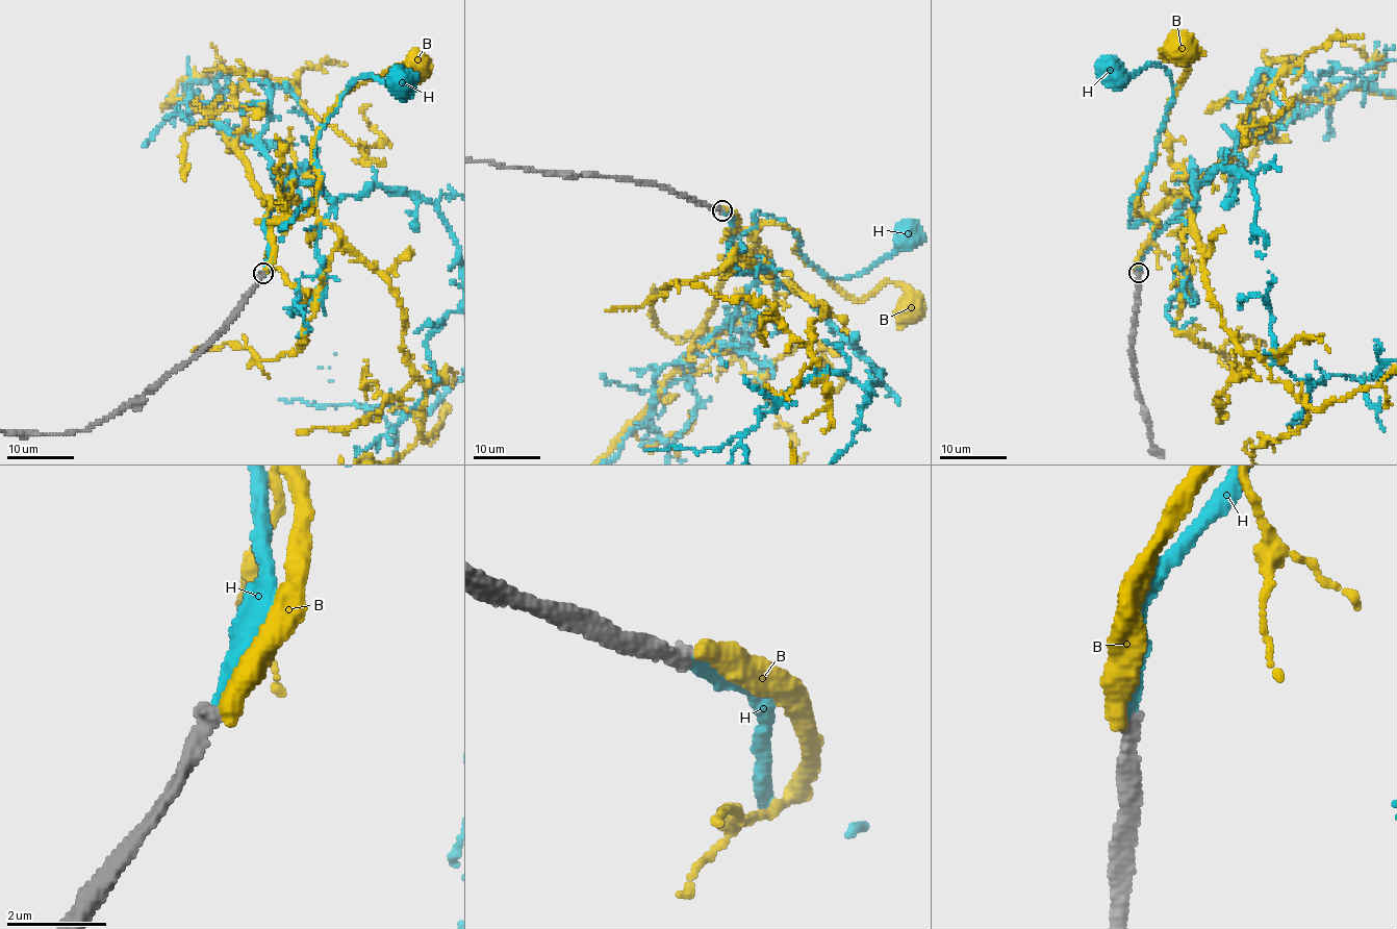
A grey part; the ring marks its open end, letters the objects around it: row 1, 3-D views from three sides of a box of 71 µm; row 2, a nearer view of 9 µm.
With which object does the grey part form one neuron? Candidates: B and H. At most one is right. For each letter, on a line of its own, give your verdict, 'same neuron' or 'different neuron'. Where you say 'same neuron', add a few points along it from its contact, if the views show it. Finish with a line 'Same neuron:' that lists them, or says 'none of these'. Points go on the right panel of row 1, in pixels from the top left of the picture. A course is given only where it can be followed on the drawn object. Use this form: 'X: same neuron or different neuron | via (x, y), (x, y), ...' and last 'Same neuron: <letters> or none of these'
B: different neuron
H: same neuron | via (1139, 273), (1141, 254), (1161, 224), (1129, 224), (1129, 204), (1173, 88), (1154, 63), (1124, 75), (1110, 72)
Same neuron: H

